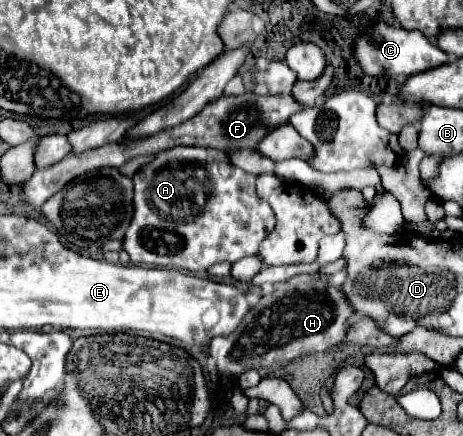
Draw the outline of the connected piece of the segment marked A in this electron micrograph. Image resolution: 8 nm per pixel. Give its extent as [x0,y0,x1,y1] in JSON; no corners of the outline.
[122,146,276,272]

